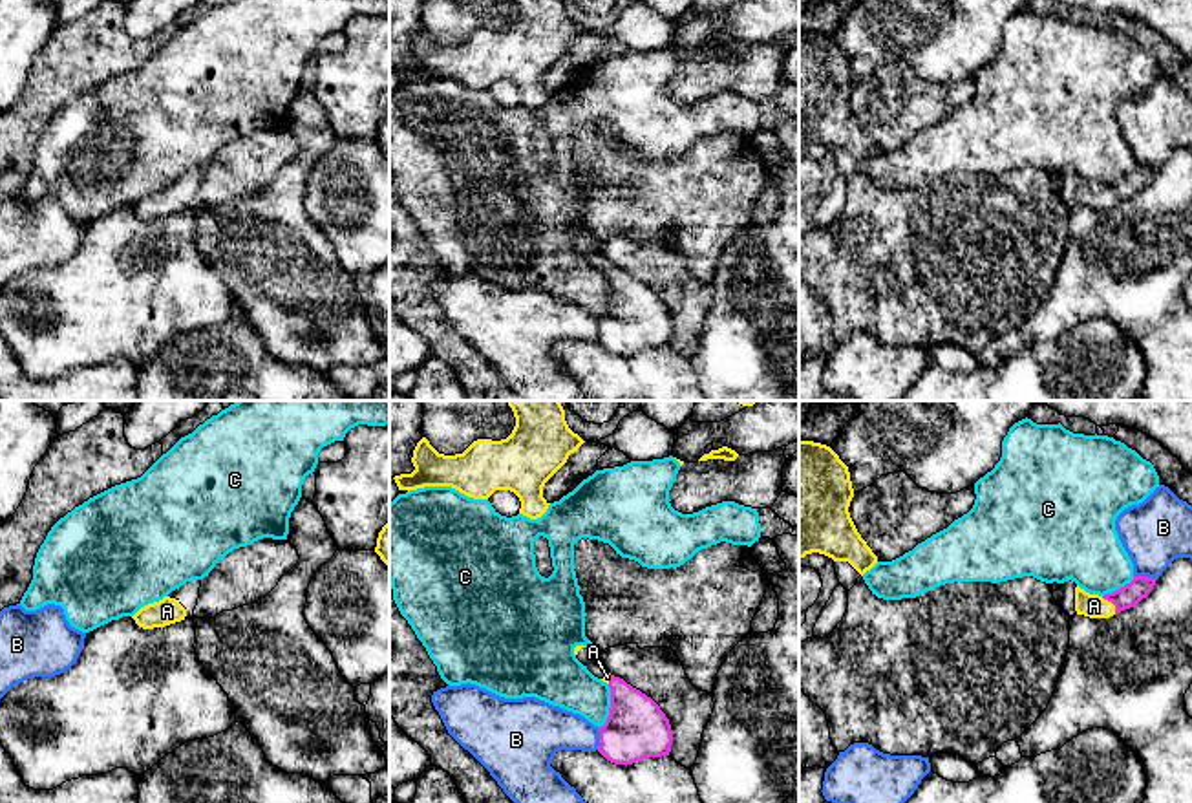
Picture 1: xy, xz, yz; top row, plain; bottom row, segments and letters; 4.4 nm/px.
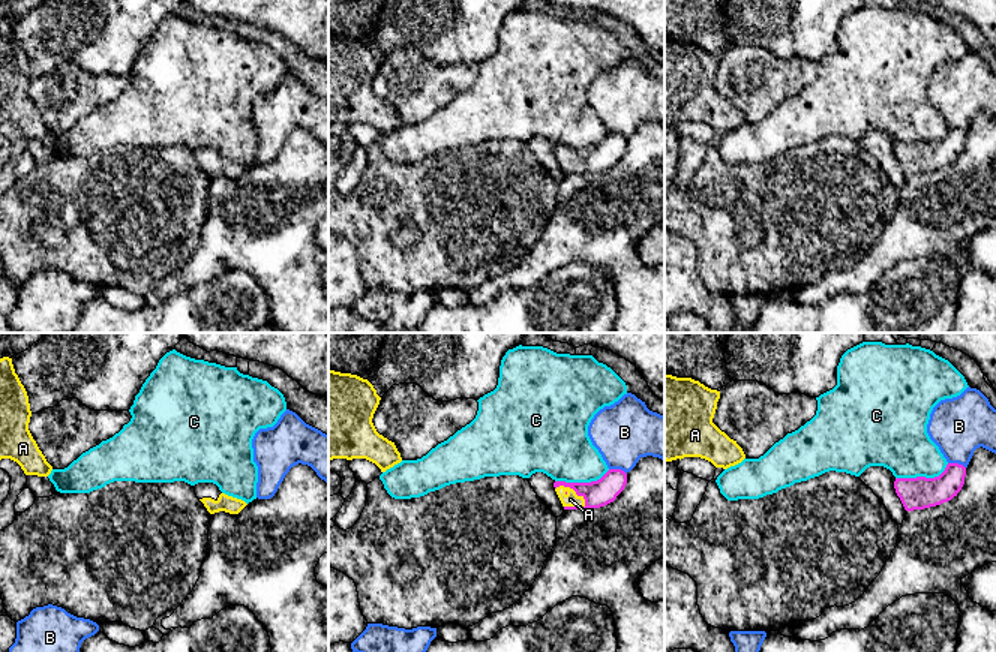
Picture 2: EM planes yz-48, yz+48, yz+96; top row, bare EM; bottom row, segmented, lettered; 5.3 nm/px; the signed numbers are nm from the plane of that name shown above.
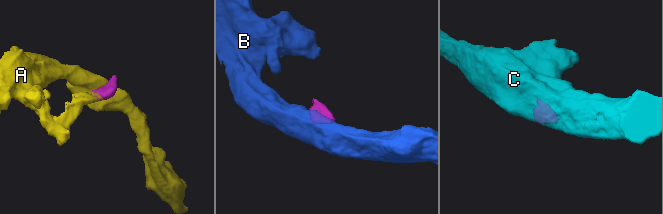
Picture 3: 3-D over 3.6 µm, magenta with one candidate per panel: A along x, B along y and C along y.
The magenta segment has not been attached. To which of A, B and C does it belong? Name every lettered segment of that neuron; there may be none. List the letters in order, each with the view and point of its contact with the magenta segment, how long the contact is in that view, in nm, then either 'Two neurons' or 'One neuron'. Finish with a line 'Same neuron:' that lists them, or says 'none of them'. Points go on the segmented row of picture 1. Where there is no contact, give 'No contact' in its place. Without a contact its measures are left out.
A: Touches magenta at yz (1110, 600). Shared border 100 nm. One neuron
B: Touches magenta at xz (600, 739). Shared border 100 nm. Two neurons
C: Touches magenta at xz (611, 706). Shared border 200 nm. Two neurons
Same neuron: A

